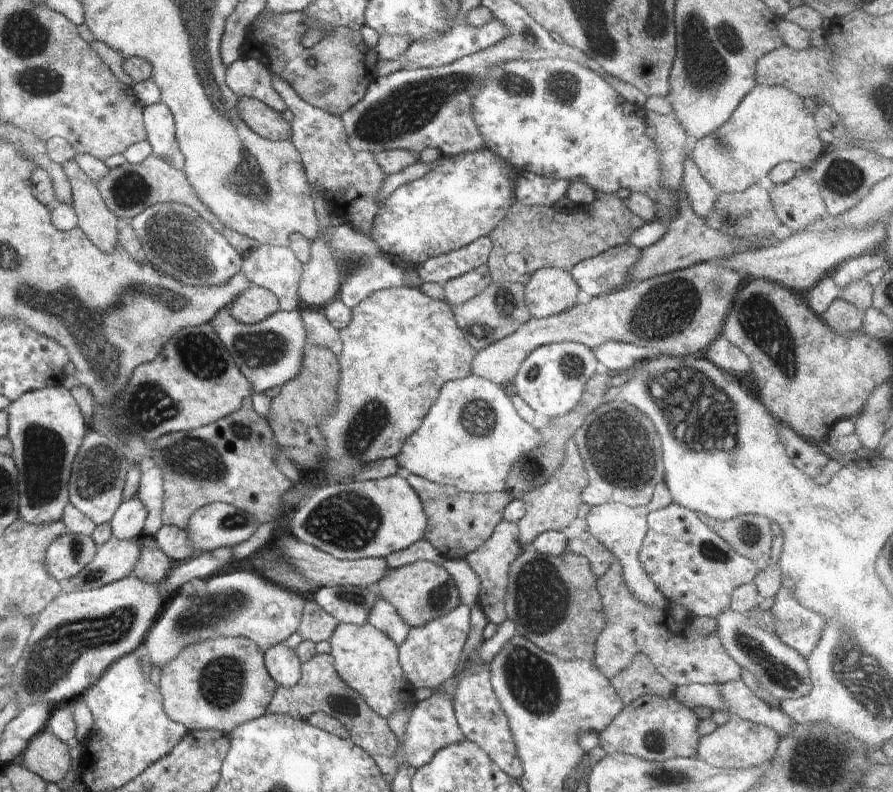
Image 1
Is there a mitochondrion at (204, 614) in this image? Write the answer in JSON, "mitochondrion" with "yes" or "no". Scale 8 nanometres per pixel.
{"mitochondrion":"yes"}

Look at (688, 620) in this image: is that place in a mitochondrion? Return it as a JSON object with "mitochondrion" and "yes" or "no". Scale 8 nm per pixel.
{"mitochondrion":"no"}

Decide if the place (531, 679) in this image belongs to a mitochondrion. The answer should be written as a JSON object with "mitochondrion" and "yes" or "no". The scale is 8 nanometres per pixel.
{"mitochondrion":"yes"}

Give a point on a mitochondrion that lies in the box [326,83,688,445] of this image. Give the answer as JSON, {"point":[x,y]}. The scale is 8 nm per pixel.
{"point":[506,303]}

